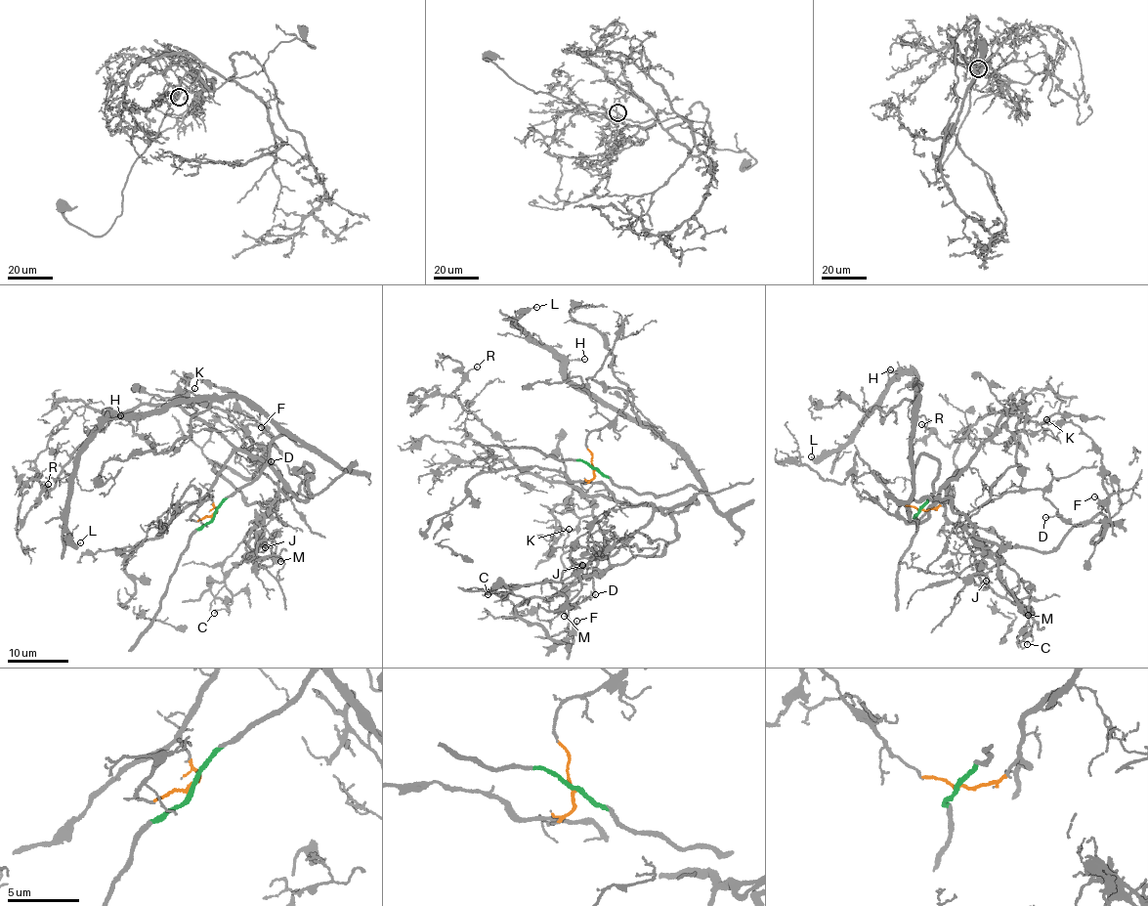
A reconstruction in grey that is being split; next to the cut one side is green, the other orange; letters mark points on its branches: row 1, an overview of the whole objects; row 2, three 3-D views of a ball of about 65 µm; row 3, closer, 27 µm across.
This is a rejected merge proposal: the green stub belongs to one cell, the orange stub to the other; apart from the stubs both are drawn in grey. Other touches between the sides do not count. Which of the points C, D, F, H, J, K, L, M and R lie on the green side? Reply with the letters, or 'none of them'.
H, L

